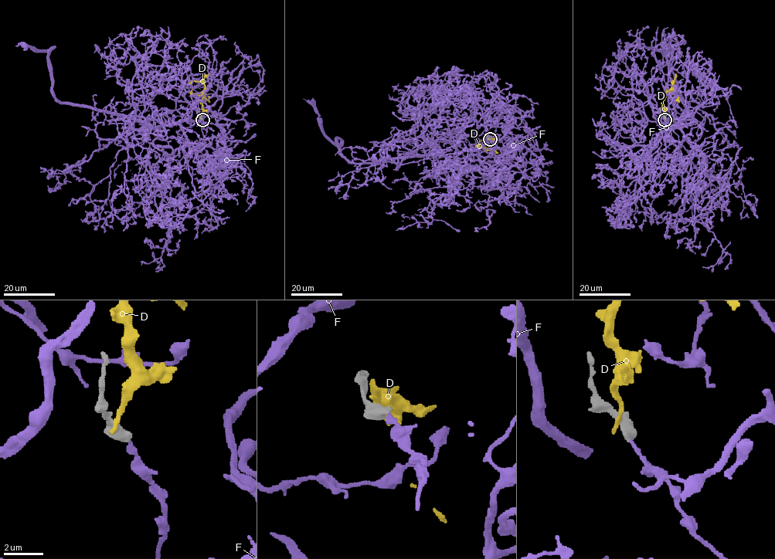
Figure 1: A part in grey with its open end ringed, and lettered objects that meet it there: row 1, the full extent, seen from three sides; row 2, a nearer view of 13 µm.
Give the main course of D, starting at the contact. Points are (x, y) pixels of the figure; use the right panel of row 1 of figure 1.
D: (664, 116), (663, 101), (671, 83)

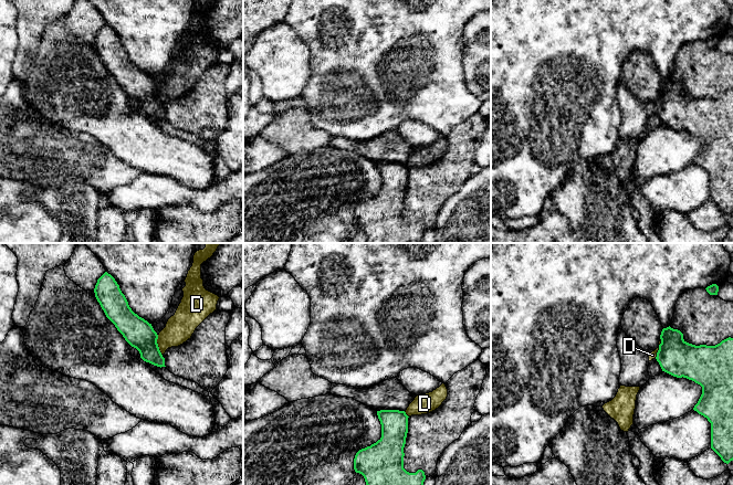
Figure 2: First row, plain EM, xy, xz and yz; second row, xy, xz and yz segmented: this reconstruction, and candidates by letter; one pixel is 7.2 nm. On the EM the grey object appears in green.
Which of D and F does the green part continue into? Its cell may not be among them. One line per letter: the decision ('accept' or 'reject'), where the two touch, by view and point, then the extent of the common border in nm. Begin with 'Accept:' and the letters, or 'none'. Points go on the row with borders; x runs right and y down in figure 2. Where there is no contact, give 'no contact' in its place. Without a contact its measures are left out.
Accept: F
D: reject; meets green in xy at (157, 345); contact 160 nm long
F: accept; no contact

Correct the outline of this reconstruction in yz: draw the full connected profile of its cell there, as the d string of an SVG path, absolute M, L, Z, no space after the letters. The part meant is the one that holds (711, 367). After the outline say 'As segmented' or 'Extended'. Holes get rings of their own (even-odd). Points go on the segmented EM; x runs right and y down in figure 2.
M669 326L662 329L660 339L656 359L662 371L702 387L693 410L711 423L711 449L729 464L733 461L733 338L729 337L715 346L695 346L687 342L680 330Z. As segmented

